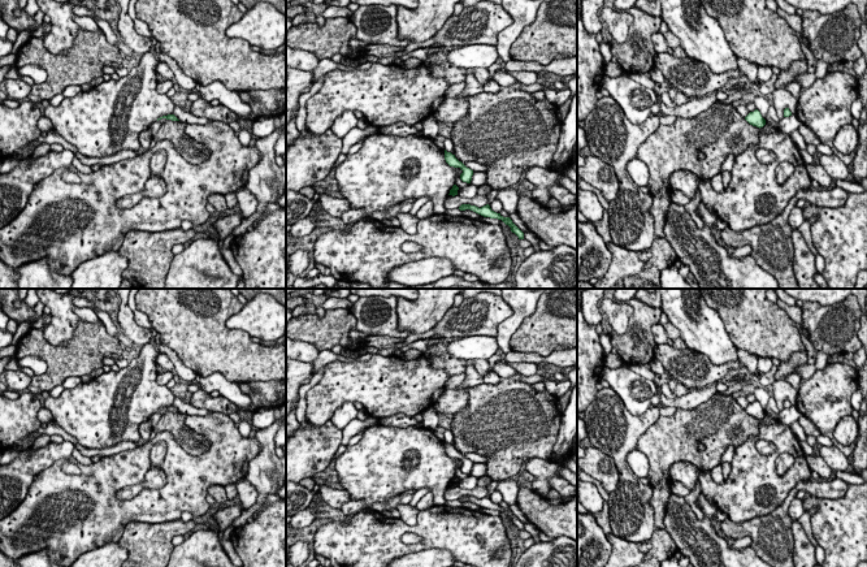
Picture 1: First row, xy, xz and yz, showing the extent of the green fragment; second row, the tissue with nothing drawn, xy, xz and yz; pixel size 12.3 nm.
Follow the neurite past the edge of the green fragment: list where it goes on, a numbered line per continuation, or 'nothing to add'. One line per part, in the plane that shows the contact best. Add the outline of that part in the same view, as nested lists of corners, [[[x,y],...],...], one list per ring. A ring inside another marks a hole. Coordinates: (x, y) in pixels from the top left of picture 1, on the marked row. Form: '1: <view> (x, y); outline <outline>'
nothing to add

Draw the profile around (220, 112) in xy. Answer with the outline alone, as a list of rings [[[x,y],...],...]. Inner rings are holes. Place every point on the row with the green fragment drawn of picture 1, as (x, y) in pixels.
[[[203,98],[190,103],[187,107],[191,114],[201,114],[204,118],[212,121],[221,121],[227,125],[234,121],[239,122],[242,120],[237,113],[234,113],[225,105],[222,104],[212,105]]]

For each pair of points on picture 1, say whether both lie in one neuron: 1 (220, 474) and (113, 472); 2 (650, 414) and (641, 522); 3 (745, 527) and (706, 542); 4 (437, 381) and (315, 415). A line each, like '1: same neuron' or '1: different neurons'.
1: same neuron
2: same neuron
3: different neurons
4: same neuron

